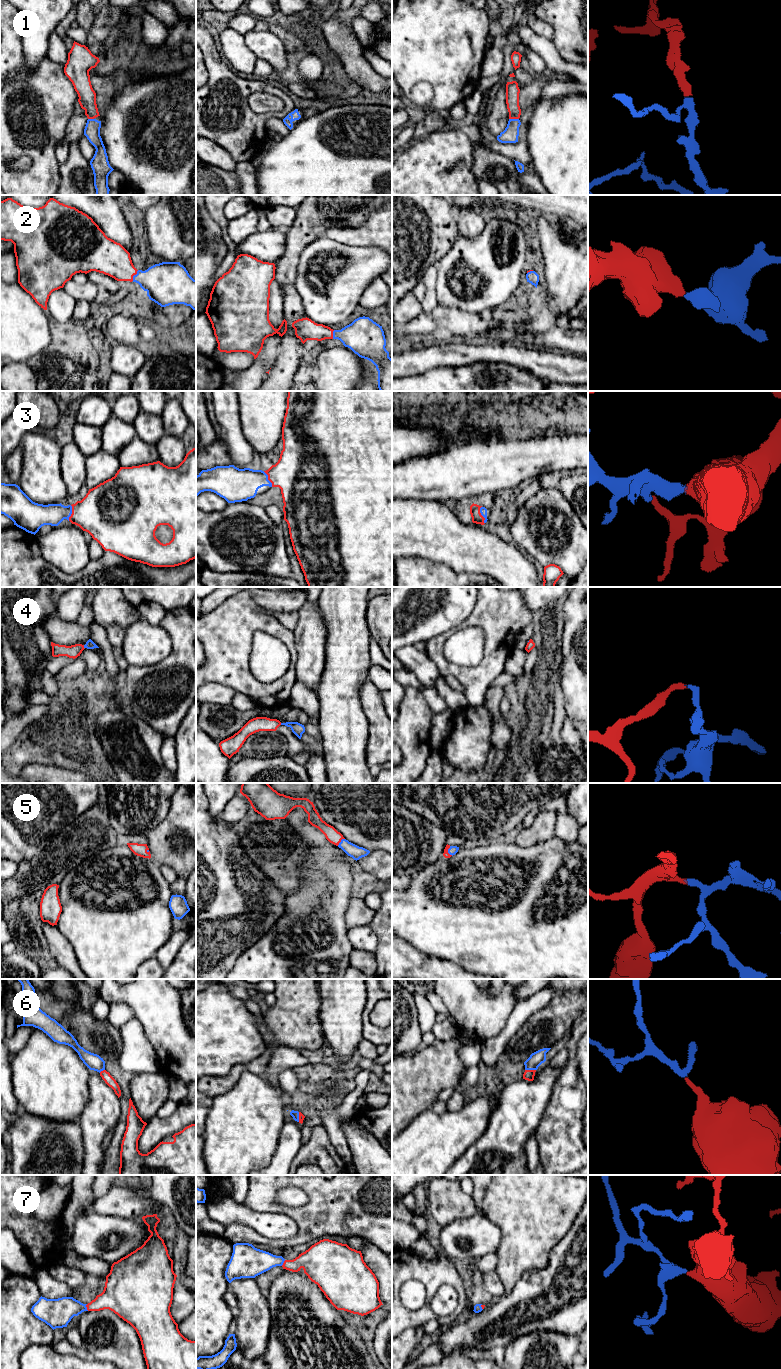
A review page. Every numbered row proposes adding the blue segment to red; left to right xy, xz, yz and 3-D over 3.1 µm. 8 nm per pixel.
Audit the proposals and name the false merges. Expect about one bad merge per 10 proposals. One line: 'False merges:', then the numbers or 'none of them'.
False merges: none of them

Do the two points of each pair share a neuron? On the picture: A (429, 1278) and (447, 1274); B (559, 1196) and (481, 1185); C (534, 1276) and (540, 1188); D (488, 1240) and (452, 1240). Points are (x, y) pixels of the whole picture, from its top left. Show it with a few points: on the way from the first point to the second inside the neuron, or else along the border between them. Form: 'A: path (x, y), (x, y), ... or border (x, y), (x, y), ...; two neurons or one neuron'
A: path (433, 1274), (443, 1274); one neuron
B: border (488, 1185), (480, 1209); two neurons
C: border (551, 1251), (545, 1266), (526, 1270), (516, 1282); two neurons
D: path (479, 1237), (461, 1237); one neuron

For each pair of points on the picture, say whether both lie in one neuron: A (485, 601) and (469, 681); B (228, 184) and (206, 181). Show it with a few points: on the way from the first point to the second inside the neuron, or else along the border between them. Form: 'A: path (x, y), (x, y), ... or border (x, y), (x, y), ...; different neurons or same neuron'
A: path (493, 621), (493, 658), (489, 662); same neuron
B: path (223, 184), (211, 184); same neuron

